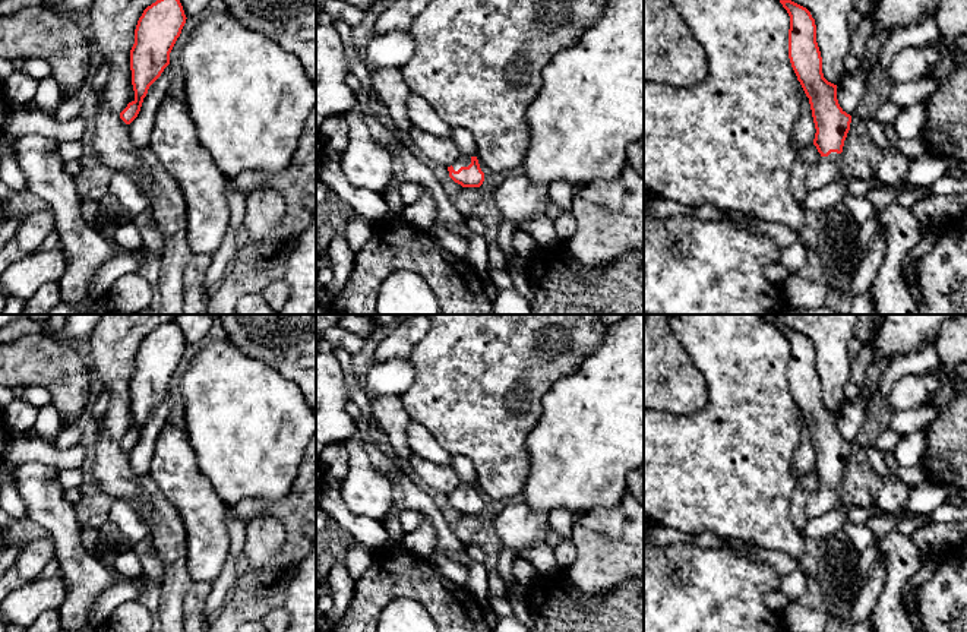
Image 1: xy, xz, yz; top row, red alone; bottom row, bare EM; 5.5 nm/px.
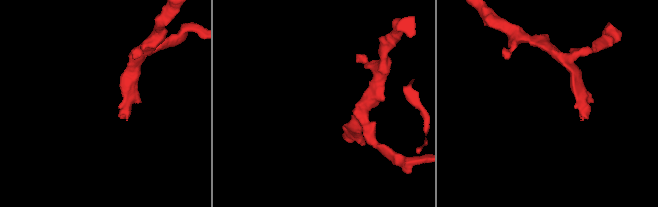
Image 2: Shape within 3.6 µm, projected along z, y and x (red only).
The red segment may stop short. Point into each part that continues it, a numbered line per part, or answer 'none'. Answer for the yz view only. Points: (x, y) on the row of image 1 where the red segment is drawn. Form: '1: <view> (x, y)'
1: yz (827, 168)

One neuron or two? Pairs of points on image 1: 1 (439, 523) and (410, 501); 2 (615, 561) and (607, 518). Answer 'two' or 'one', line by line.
1: one
2: one

